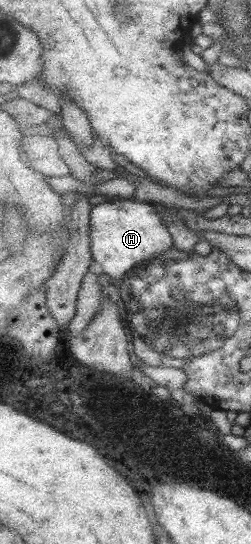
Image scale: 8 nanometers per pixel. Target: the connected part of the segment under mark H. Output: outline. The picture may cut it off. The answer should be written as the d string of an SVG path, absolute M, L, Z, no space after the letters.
M120 198L100 203L92 212L91 224L93 258L103 266L104 273L117 279L122 280L142 262L154 261L174 250L174 238L164 224L160 211L151 203Z

